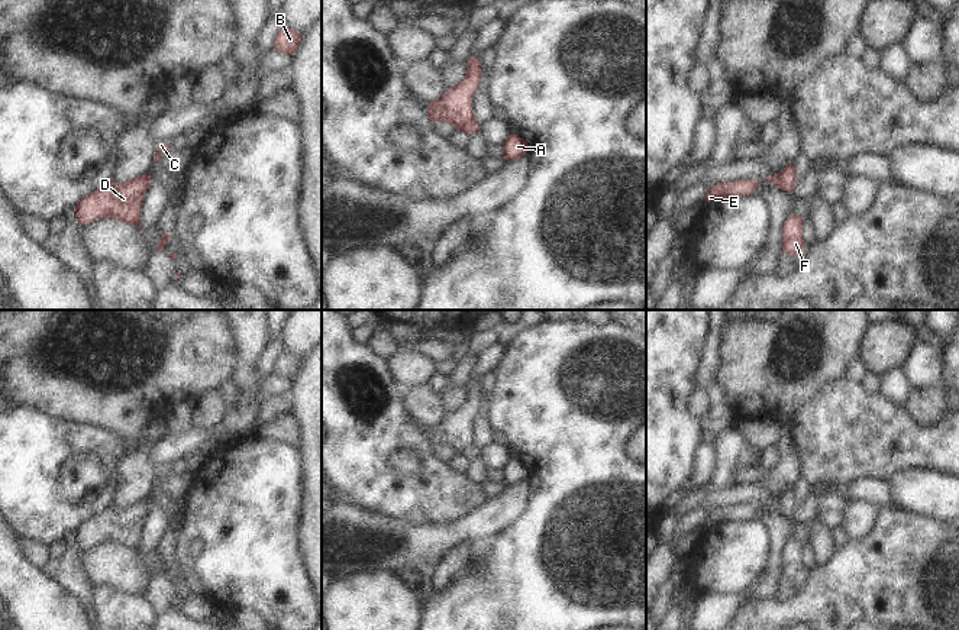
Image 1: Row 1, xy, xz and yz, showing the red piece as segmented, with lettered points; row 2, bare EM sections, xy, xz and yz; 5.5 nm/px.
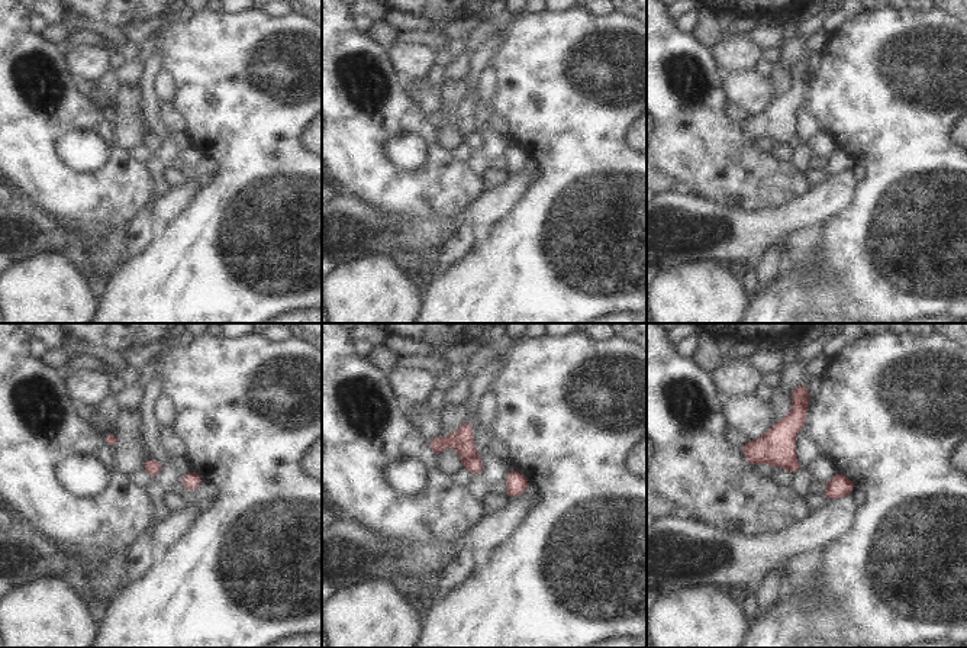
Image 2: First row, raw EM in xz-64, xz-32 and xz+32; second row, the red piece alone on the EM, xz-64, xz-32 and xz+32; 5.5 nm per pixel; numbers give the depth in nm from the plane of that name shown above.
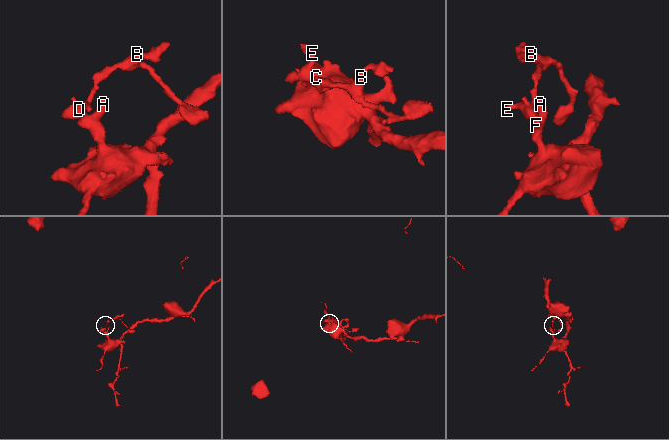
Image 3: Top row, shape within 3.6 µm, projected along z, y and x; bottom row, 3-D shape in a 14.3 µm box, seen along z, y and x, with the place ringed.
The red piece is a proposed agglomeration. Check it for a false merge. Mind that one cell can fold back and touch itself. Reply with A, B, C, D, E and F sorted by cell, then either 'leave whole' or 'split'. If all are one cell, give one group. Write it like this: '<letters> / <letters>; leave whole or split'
A D E F / B C; split

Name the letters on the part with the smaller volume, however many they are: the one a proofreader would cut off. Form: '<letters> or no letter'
B, C

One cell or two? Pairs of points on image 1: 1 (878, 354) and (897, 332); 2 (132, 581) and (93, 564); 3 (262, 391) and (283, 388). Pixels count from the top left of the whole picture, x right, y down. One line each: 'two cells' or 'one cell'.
1: one cell
2: one cell
3: one cell

